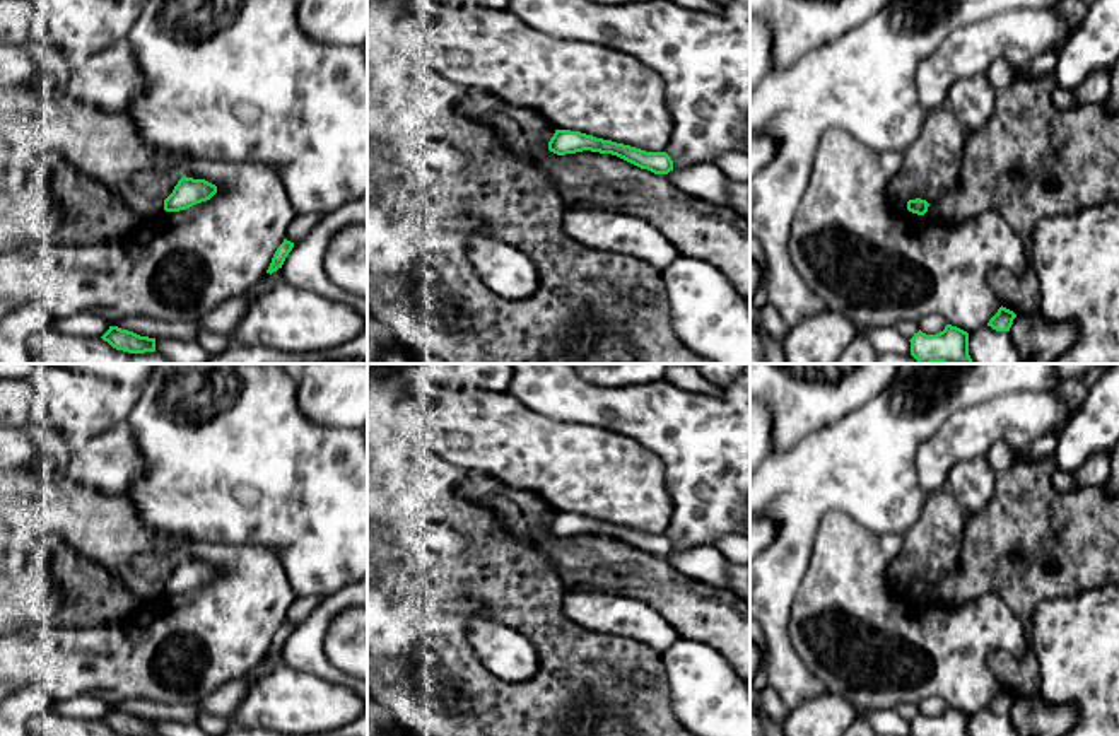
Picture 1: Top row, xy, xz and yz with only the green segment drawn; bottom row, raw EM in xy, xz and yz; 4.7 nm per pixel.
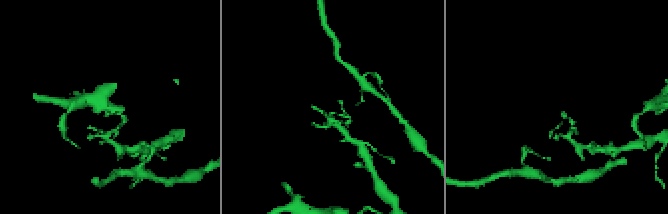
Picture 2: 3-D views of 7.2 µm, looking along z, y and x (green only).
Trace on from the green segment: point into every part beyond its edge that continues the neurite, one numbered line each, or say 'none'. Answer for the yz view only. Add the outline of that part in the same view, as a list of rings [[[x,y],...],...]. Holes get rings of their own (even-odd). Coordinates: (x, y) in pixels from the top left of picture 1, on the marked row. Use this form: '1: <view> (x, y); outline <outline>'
none

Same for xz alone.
none

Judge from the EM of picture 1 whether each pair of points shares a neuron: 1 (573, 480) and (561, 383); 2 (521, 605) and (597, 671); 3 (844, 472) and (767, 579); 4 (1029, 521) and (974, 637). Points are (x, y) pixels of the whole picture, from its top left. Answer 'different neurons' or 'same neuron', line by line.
1: different neurons
2: same neuron
3: same neuron
4: different neurons

